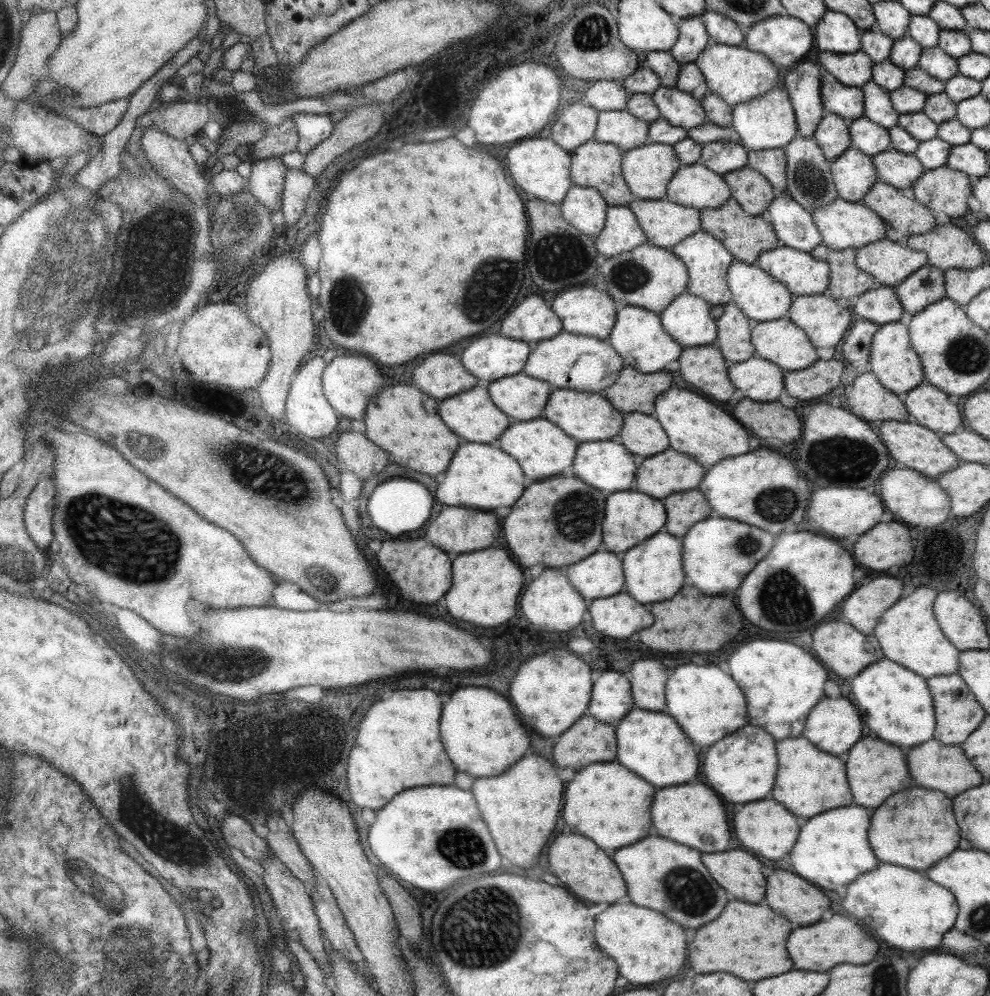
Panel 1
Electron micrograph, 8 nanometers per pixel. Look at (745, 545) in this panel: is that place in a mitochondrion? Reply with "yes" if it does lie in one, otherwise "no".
yes

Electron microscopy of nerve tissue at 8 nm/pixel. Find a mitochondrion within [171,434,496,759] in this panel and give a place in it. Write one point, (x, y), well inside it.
(252, 473)

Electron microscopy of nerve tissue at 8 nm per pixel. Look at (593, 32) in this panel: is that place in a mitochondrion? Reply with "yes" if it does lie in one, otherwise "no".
yes

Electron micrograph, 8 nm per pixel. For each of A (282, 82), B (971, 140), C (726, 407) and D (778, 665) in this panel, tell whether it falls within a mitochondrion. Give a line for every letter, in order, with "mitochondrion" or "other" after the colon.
A: other
B: other
C: other
D: other

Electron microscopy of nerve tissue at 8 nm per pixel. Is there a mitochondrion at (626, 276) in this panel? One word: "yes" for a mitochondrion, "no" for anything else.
yes

